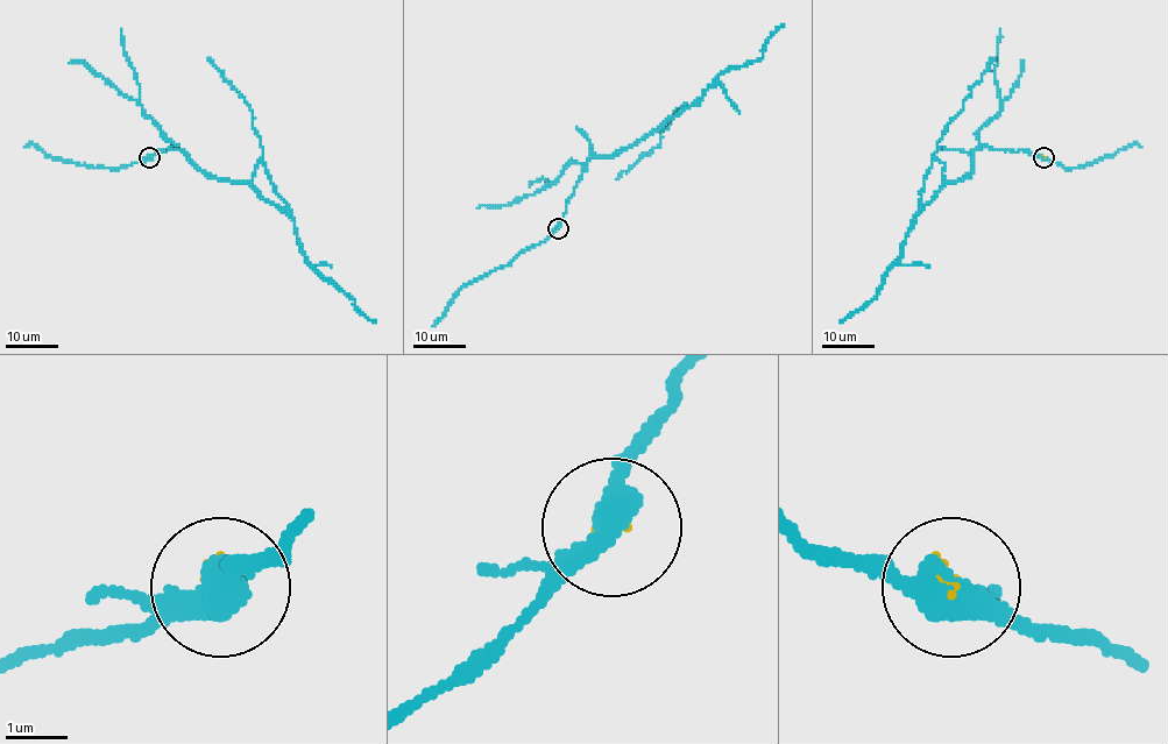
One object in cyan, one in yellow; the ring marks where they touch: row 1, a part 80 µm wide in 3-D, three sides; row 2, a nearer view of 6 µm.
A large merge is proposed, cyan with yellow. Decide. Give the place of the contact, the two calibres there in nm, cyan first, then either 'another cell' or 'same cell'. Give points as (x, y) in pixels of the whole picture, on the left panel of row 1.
place (149, 157); calibres 440 and 70 nm; another cell

